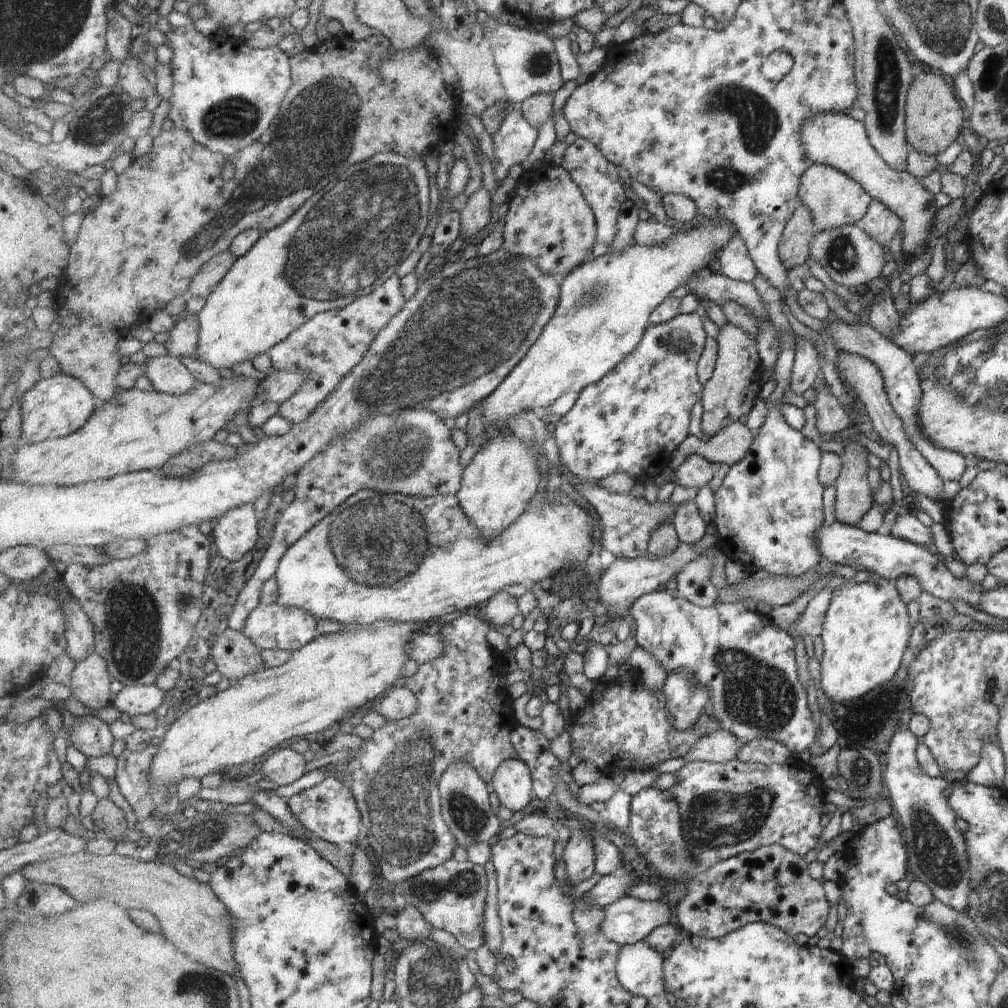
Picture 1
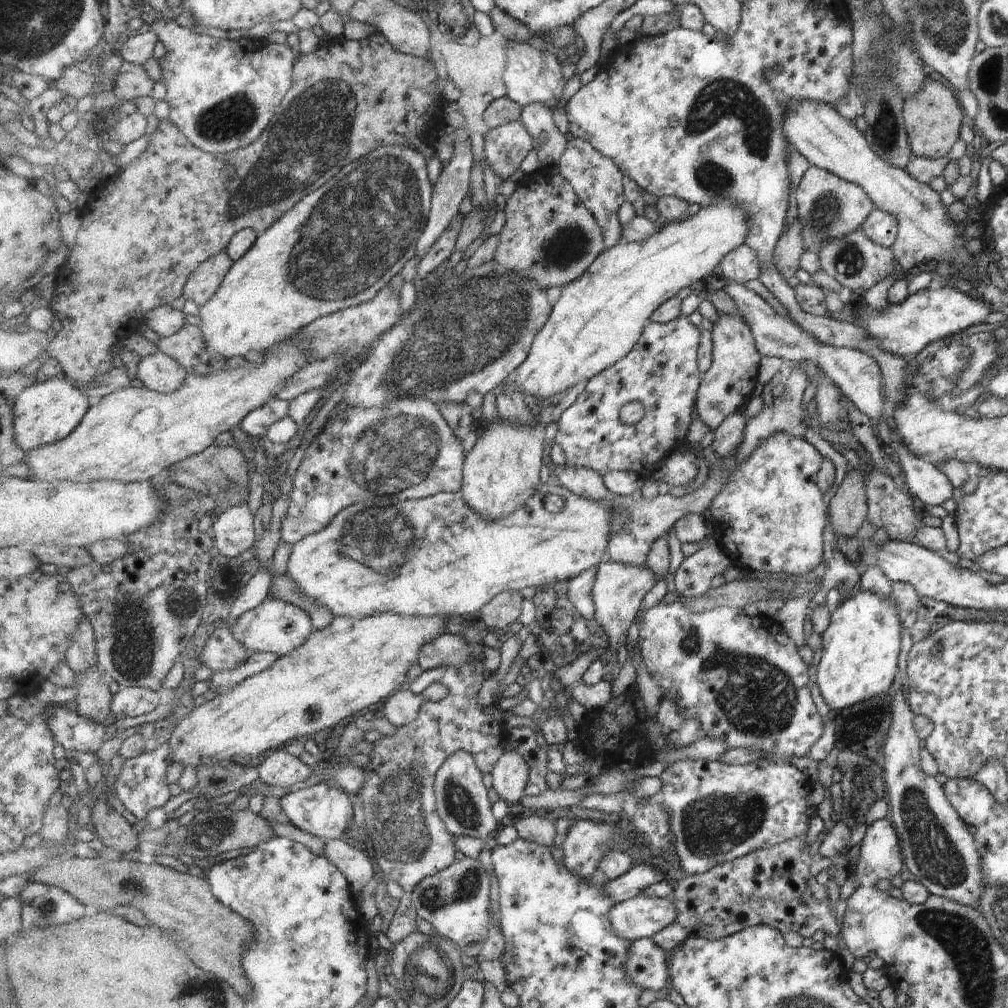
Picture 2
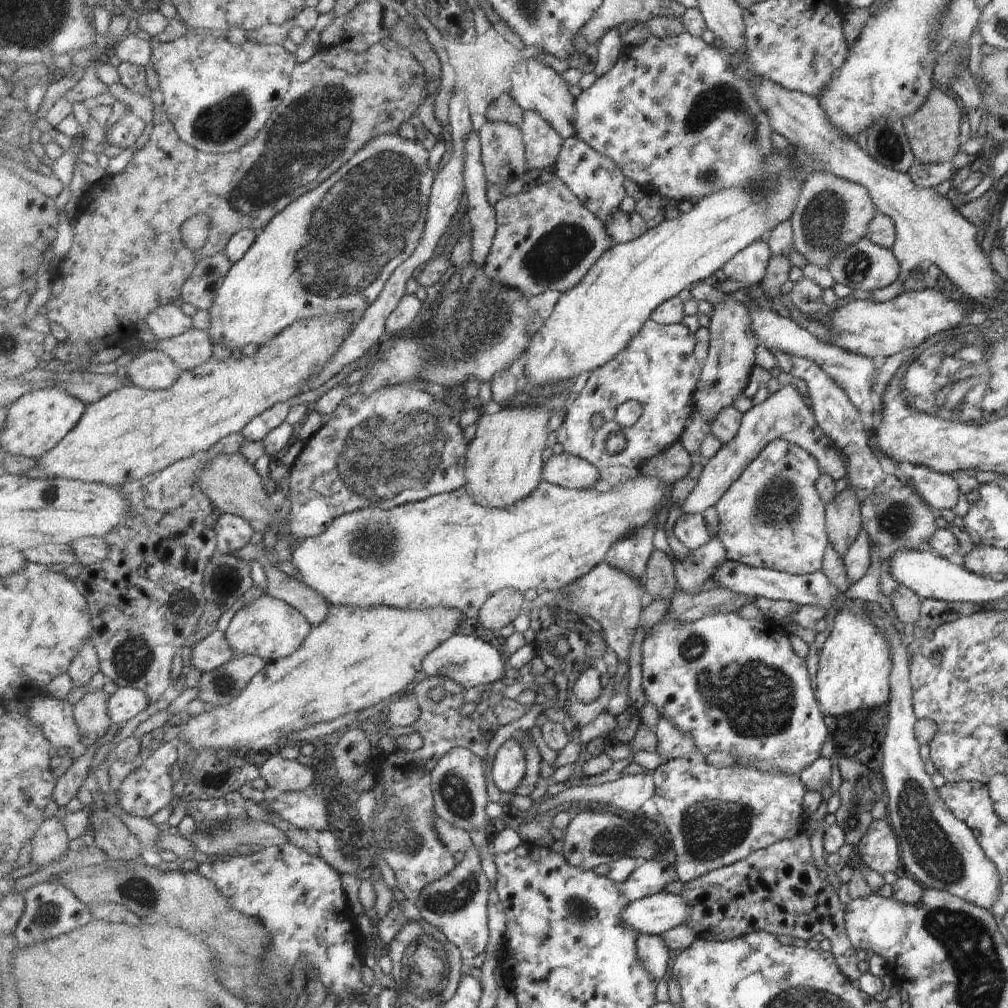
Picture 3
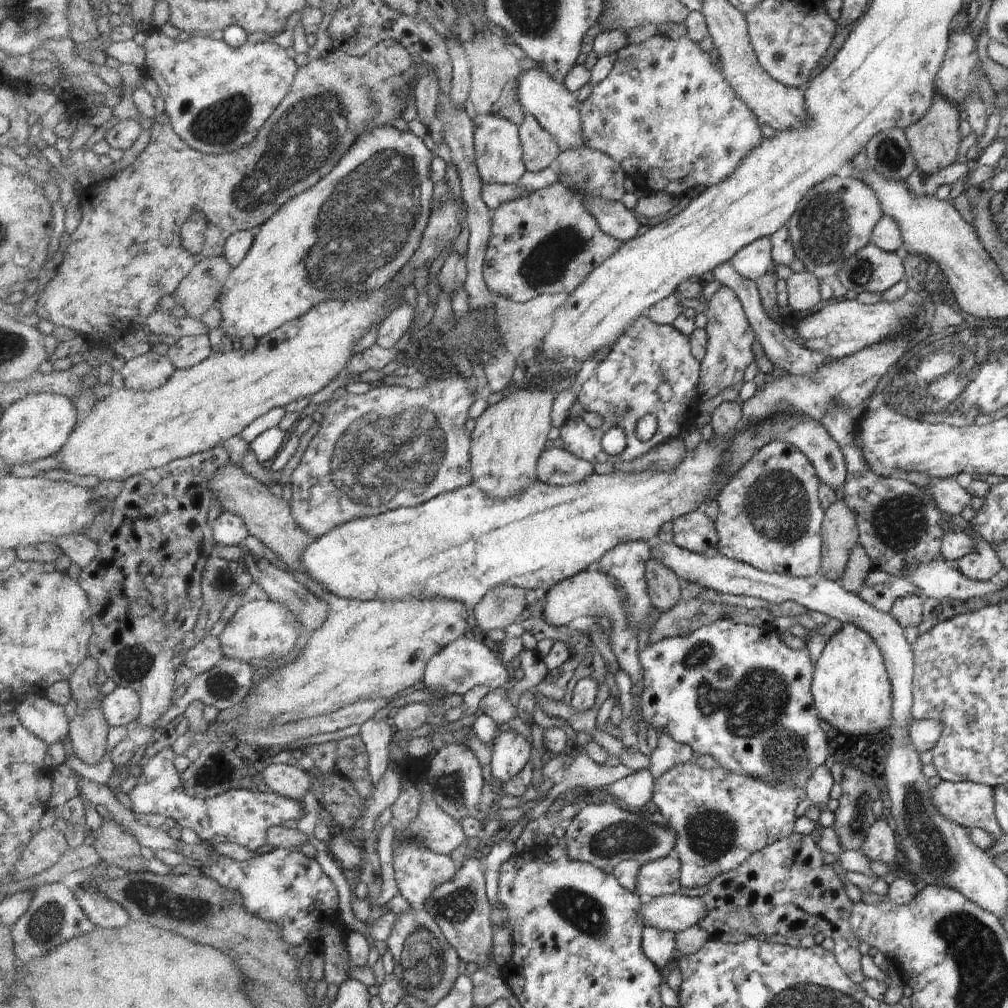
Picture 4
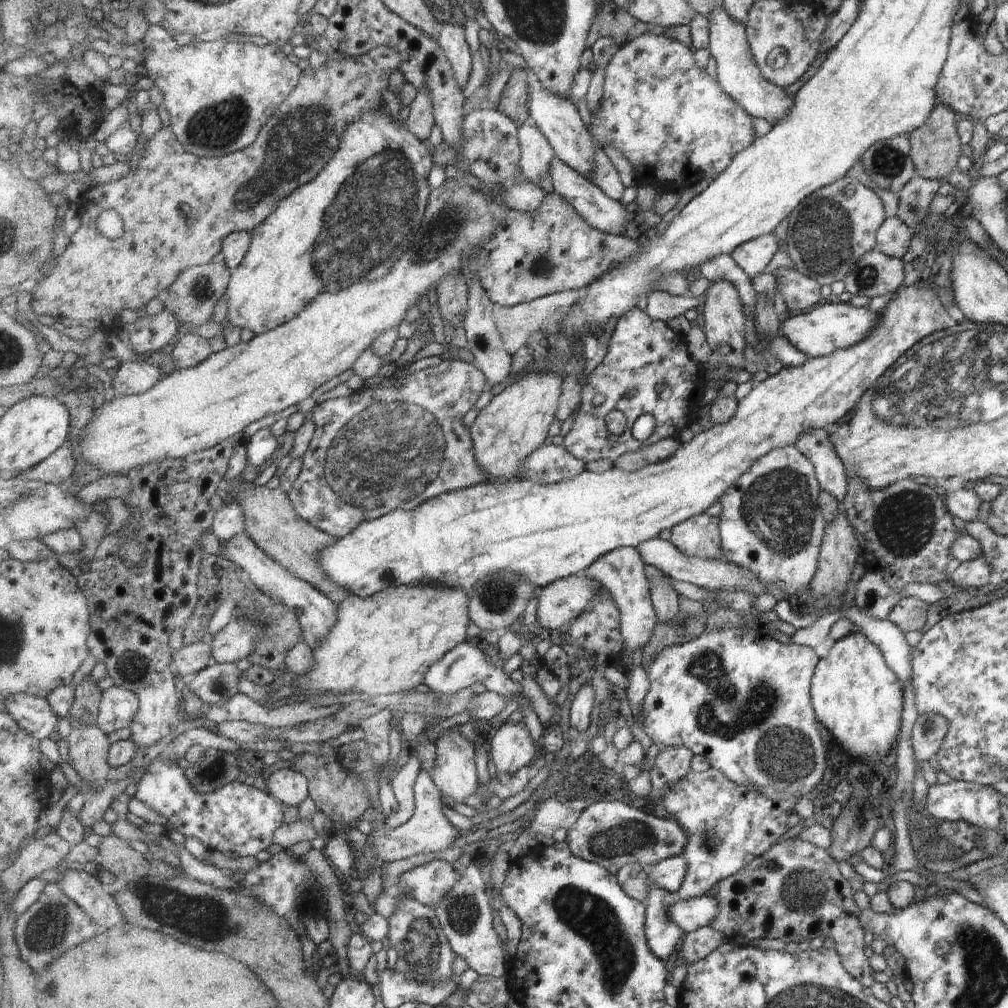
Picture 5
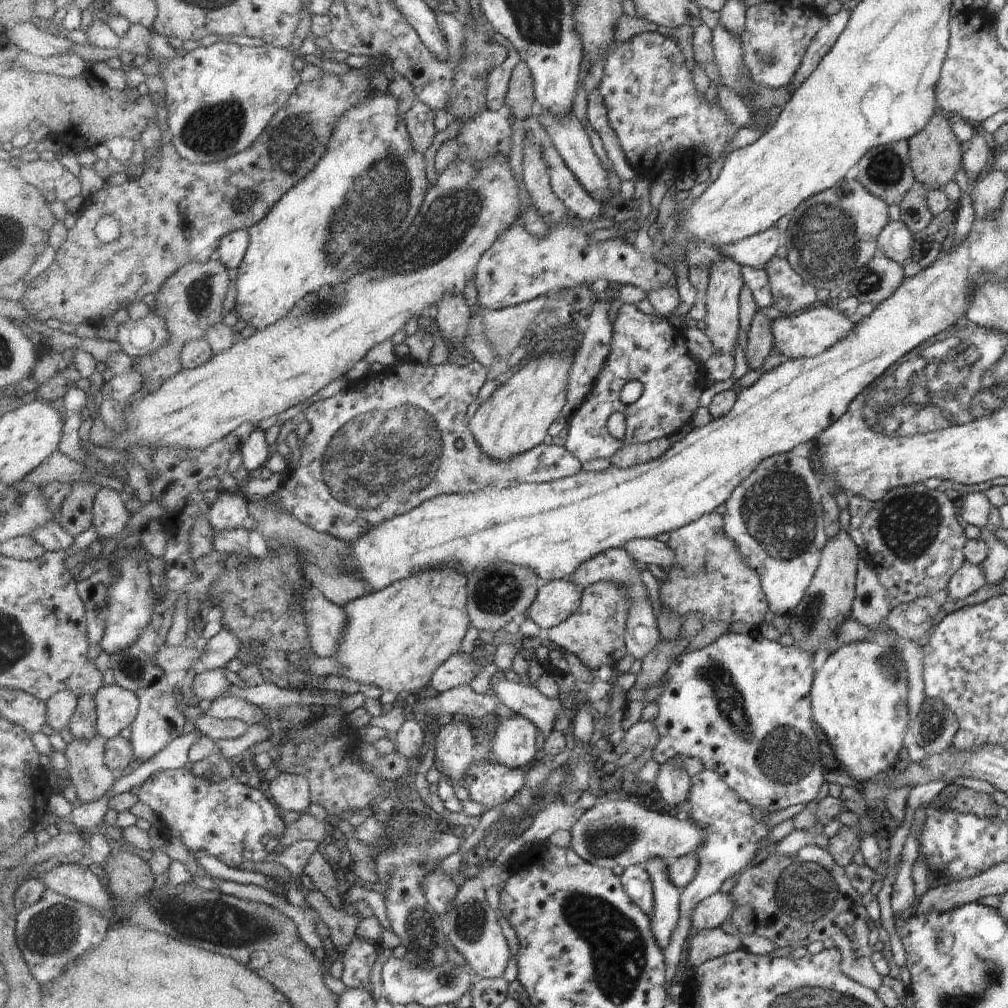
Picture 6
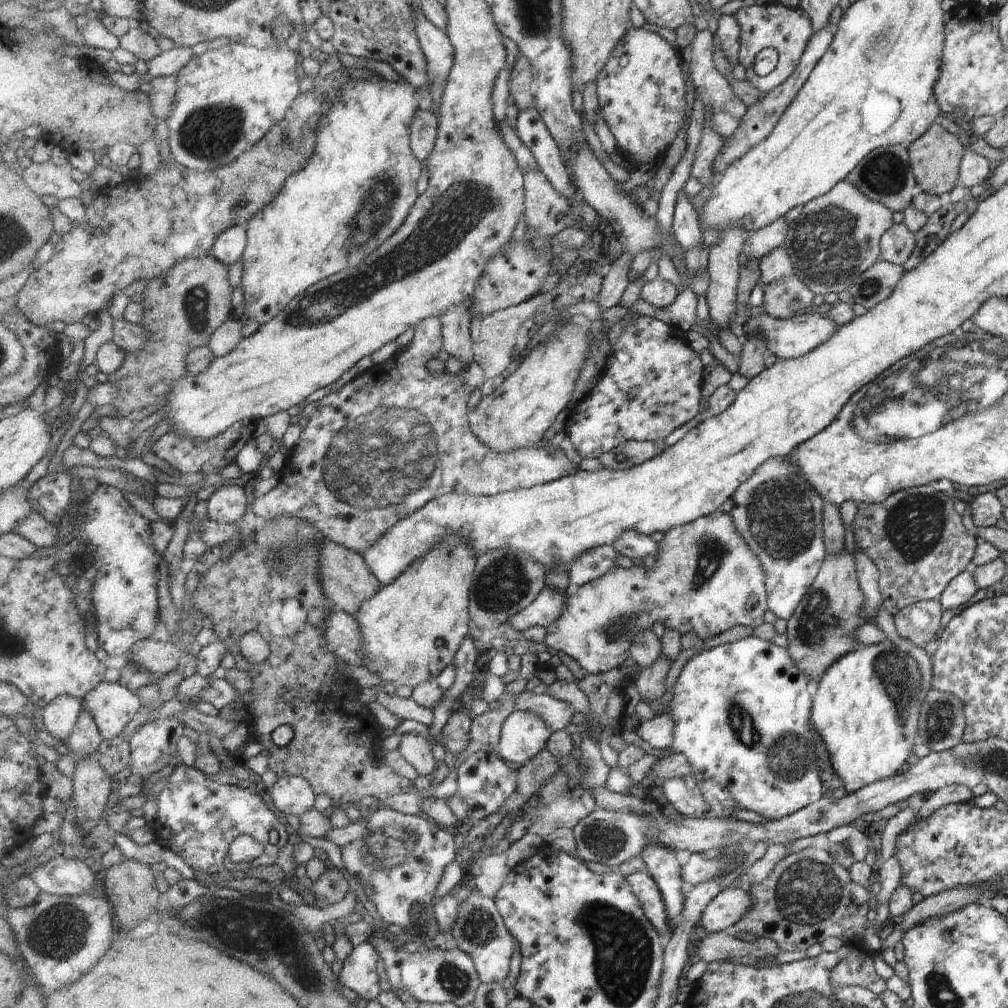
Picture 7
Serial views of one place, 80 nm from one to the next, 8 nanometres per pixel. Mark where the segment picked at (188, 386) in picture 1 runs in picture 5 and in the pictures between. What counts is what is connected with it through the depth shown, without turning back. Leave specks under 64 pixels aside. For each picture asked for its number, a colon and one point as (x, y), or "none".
2: (159, 372)
3: (154, 370)
4: (146, 373)
5: (132, 378)

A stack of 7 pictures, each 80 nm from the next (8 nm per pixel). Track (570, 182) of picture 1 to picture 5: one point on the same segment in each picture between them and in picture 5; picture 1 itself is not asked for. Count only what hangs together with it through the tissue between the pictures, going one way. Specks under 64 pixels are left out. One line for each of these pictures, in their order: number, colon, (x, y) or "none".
2: (549, 235)
3: (547, 240)
4: (547, 242)
5: (556, 250)

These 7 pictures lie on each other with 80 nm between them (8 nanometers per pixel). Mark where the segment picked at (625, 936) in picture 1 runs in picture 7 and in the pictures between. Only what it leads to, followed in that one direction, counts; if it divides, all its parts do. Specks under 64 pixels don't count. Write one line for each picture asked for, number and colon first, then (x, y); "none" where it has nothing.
2: (644, 916)
3: (661, 912)
4: (675, 913)
5: (696, 913)
6: (713, 912)
7: (732, 904)

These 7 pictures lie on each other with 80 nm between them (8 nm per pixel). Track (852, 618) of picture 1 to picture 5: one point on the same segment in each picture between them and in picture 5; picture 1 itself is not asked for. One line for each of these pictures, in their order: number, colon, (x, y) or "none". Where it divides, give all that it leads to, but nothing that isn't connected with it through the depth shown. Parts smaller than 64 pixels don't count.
2: (859, 647)
3: (852, 671)
4: (850, 690)
5: (856, 698)

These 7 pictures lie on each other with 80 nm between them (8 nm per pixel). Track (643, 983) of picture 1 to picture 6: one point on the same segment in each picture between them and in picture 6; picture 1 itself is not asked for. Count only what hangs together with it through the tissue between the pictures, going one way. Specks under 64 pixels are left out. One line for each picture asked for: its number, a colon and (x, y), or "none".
2: (648, 963)
3: (653, 953)
4: (658, 946)
5: (662, 933)
6: (665, 921)

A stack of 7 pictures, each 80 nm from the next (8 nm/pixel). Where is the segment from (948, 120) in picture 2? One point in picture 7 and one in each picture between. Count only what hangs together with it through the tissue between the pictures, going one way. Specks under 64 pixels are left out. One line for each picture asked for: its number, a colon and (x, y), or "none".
3: (933, 132)
4: (933, 140)
5: (935, 148)
6: (934, 153)
7: (933, 158)

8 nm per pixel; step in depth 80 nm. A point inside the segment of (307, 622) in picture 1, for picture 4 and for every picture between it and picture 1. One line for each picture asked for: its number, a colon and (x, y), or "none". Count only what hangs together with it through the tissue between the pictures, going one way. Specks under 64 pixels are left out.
2: (277, 627)
3: (268, 627)
4: (263, 628)

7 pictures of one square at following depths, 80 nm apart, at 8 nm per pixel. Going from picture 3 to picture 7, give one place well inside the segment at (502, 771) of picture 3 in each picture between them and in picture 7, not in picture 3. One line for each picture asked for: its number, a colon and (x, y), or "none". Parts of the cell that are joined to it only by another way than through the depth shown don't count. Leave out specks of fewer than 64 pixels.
4: (511, 754)
5: (512, 748)
6: (515, 745)
7: (524, 734)

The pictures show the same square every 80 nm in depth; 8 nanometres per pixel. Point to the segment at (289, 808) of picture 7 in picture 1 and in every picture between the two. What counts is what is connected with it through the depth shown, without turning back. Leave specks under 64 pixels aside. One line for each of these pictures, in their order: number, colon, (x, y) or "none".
1: (285, 766)
2: (280, 769)
3: (281, 775)
4: (283, 779)
5: (291, 788)
6: (289, 791)

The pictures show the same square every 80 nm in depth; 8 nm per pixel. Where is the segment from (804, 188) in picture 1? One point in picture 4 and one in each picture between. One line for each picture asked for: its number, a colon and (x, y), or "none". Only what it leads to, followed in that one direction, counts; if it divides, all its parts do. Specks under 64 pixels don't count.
2: (828, 208)
3: (831, 213)
4: (832, 221)

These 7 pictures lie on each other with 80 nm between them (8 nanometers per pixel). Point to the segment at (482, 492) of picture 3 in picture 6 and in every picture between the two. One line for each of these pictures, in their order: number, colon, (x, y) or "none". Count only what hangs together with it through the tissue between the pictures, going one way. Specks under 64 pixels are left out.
4: (508, 441)
5: (513, 426)
6: (515, 418)

